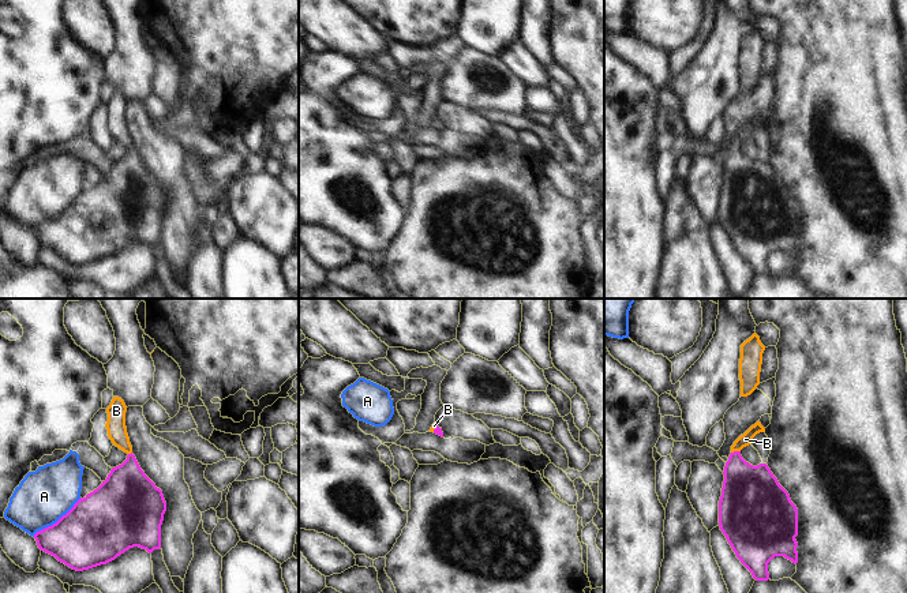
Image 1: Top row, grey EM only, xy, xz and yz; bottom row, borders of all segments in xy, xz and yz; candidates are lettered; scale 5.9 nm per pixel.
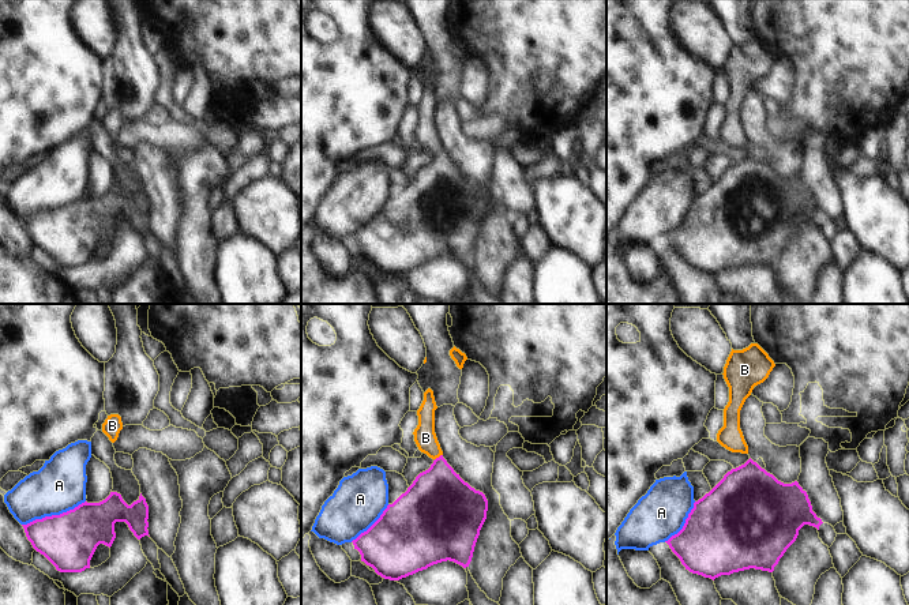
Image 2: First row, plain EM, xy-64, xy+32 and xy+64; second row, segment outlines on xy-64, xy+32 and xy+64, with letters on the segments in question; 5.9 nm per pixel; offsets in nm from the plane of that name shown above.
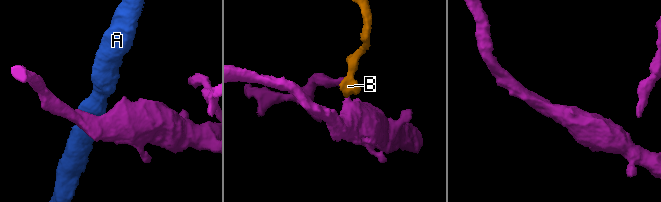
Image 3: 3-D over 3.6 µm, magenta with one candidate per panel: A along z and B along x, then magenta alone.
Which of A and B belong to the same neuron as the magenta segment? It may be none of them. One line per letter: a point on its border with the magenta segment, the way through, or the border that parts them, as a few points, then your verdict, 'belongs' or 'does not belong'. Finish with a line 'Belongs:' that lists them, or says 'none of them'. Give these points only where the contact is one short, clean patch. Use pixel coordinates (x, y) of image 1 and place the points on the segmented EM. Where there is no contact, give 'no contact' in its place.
A: contact xy (57, 521); does not belong
B: contact yz (735, 451); way yz (748, 491), (737, 472), (735, 451), (745, 439); belongs
Belongs: B

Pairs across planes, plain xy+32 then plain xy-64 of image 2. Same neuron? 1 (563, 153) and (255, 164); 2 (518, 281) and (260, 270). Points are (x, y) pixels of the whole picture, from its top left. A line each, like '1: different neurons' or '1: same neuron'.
1: different neurons
2: different neurons

